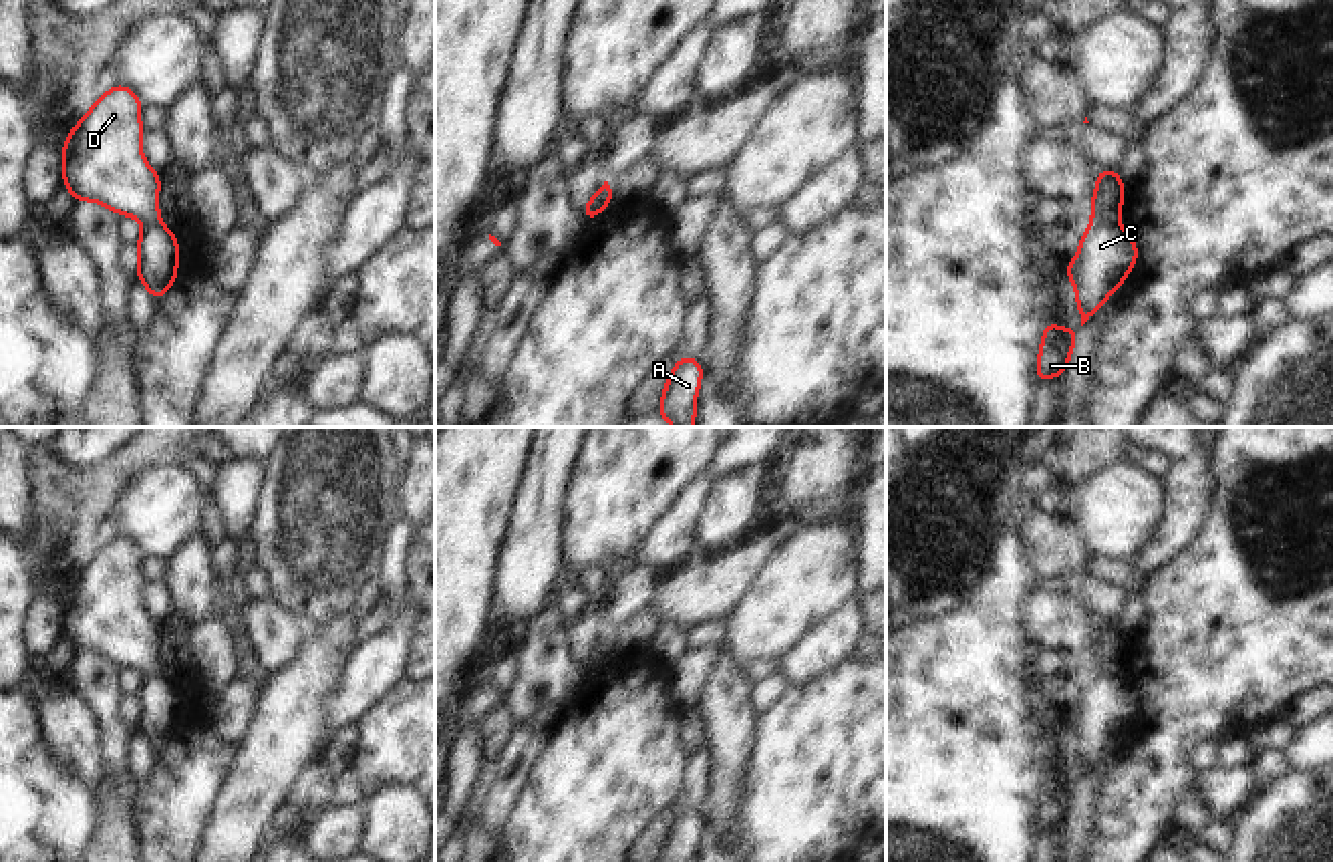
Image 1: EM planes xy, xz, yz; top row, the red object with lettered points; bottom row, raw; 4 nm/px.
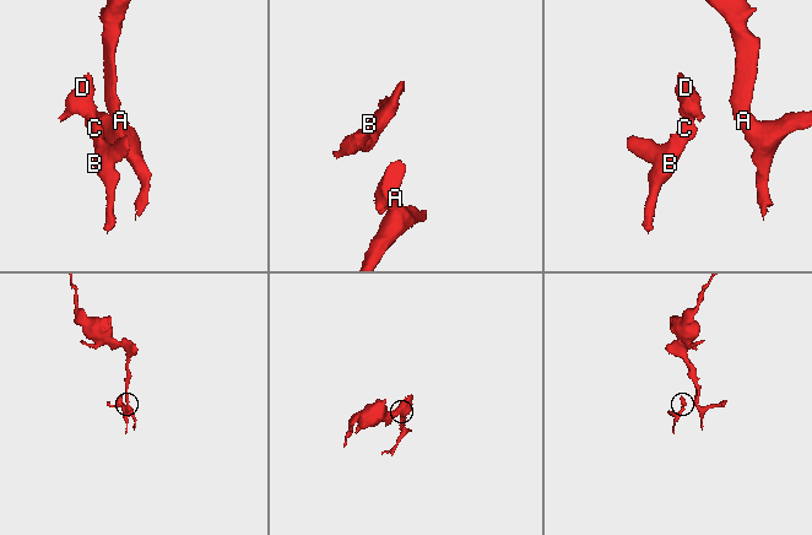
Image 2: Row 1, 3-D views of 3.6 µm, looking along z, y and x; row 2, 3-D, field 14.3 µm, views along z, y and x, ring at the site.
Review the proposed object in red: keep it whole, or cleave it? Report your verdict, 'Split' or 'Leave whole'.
Split

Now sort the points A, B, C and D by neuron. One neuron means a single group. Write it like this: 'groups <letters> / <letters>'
groups A B C / D

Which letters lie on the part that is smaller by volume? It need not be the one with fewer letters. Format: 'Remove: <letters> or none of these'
Remove: D

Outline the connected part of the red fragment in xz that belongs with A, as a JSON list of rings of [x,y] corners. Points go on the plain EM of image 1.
[[[679,808],[664,836],[658,862],[695,862],[695,850],[703,828],[699,810]]]

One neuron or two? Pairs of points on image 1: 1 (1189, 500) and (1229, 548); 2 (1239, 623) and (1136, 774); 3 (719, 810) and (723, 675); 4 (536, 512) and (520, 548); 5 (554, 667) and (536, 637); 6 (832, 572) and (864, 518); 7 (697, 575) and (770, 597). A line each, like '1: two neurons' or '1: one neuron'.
1: two neurons
2: one neuron
3: one neuron
4: one neuron
5: one neuron
6: two neurons
7: two neurons

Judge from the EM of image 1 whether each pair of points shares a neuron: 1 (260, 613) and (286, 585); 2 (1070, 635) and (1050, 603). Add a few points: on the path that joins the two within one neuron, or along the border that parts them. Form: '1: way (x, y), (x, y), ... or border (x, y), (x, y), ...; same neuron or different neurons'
1: border (270, 599), (309, 625); different neurons
2: way (1064, 627), (1050, 611); same neuron

